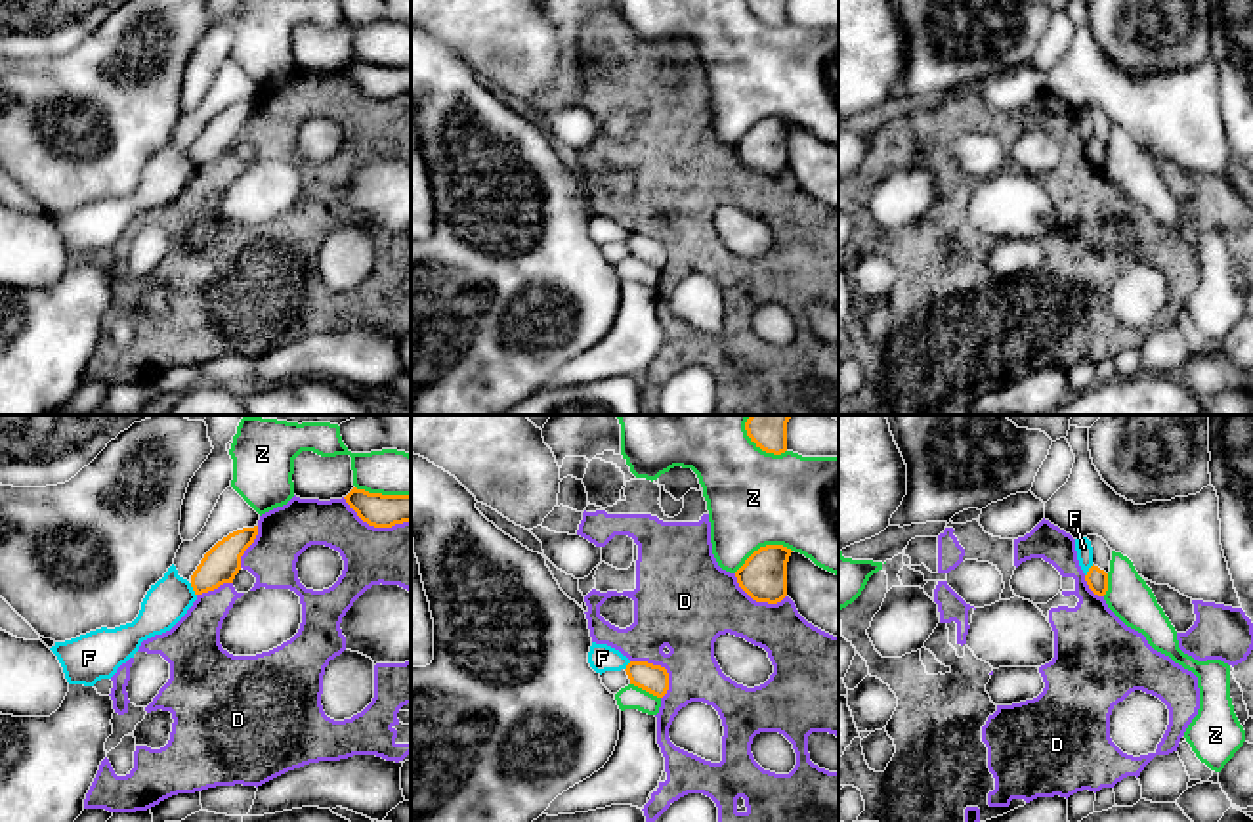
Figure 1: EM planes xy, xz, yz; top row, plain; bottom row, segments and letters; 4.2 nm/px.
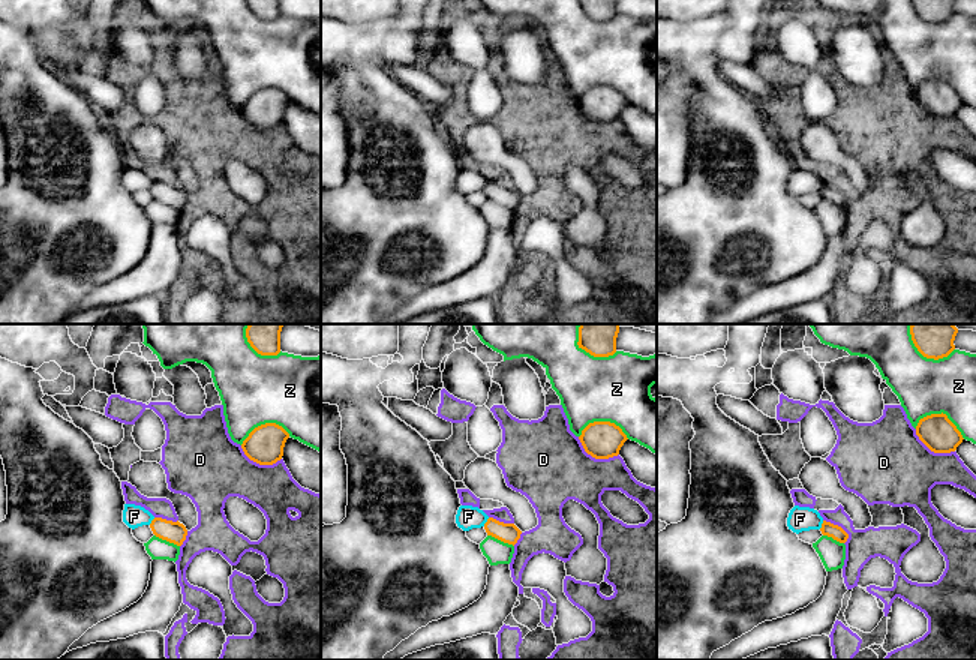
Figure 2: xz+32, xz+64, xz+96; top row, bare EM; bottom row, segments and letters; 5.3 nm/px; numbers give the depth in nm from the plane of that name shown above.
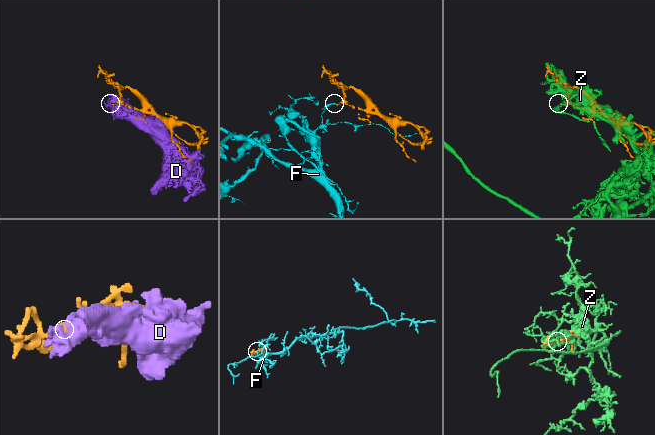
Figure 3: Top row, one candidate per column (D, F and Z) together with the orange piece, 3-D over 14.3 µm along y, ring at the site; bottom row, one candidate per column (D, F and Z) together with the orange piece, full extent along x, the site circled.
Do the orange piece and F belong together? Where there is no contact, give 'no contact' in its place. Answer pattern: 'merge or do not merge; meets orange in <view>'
do not merge; meets orange in xy

